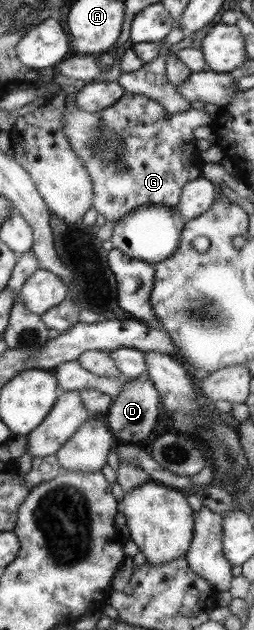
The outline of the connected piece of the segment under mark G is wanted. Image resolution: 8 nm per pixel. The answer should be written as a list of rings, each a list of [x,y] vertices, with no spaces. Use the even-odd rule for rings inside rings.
[[[124,93],[120,98],[100,112],[84,112],[75,107],[72,112],[62,112],[62,133],[70,149],[80,158],[92,183],[93,207],[106,221],[115,222],[140,206],[176,206],[181,188],[202,176],[203,161],[200,159],[193,132],[198,127],[210,125],[205,111],[188,107],[185,111],[167,114],[160,104],[146,98],[145,95]]]

